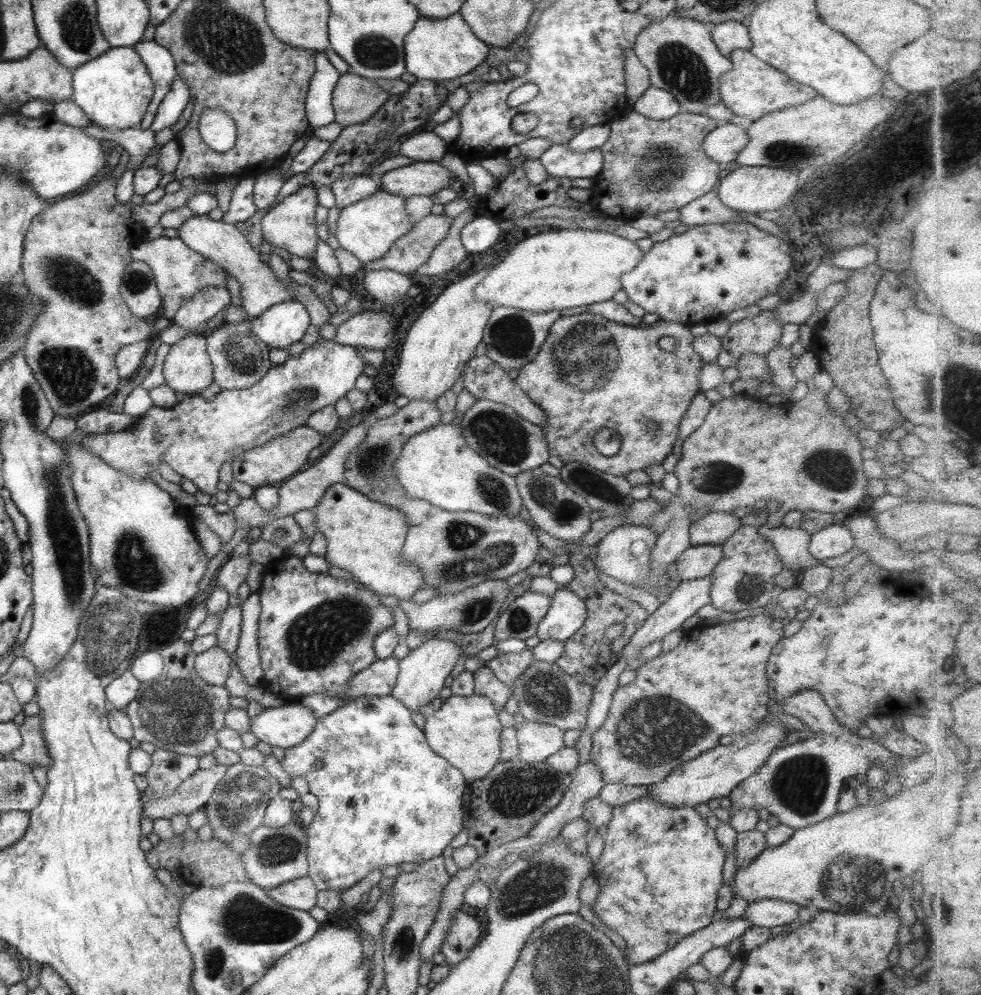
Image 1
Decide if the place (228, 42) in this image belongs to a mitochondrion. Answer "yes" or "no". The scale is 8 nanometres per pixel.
yes

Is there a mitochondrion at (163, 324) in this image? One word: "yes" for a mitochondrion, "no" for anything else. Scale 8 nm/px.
no

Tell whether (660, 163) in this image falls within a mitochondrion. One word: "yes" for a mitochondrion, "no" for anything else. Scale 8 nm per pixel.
yes

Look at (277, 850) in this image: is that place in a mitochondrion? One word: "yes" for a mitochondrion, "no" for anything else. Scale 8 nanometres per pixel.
yes

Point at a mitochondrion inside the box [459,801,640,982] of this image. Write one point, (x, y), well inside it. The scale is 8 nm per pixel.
(542, 882)

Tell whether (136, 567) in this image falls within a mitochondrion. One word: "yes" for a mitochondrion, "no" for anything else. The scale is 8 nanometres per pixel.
yes

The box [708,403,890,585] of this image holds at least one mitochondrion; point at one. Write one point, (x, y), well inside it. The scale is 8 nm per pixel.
(828, 469)

